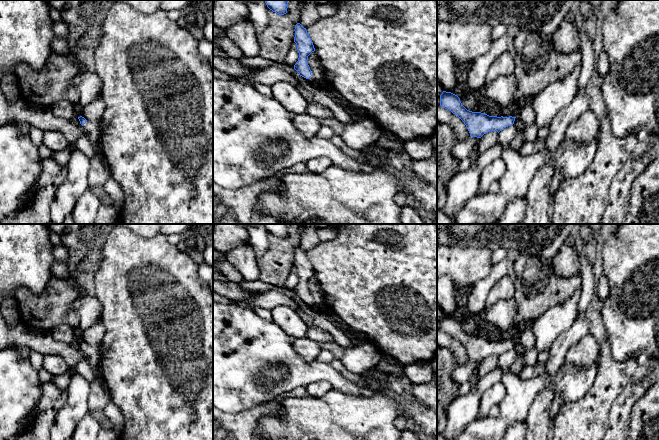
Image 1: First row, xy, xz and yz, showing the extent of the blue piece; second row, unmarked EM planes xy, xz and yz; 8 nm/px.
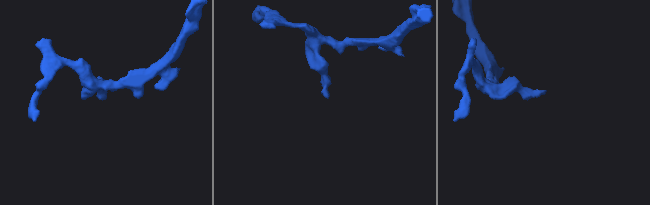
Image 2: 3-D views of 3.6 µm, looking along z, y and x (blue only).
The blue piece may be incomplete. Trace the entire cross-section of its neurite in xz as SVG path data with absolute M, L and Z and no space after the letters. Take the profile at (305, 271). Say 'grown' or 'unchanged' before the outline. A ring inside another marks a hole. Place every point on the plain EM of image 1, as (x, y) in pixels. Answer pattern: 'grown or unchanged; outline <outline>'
unchanged; outline M300 247L295 249L294 255L294 266L297 269L297 274L299 277L299 282L294 289L294 293L300 300L309 303L312 299L307 284L308 280L315 275L315 272L306 252L304 252Z

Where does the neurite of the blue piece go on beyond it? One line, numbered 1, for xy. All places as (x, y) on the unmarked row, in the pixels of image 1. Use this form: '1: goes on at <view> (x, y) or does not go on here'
1: does not go on here

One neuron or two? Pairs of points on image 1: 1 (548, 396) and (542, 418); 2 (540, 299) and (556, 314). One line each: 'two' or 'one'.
1: one
2: two

